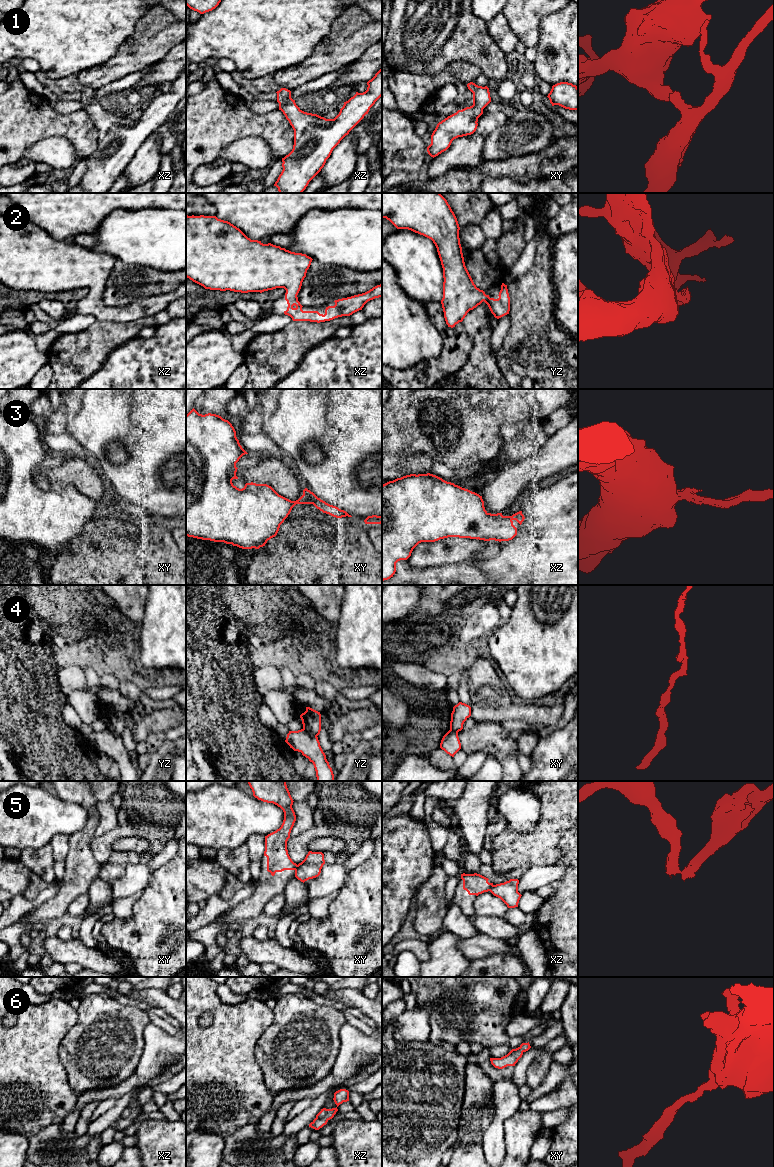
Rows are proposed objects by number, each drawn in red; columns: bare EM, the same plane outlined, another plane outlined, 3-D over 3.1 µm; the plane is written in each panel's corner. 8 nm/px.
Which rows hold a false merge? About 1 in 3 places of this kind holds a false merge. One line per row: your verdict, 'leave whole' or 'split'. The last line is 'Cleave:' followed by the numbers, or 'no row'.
1: leave whole
2: leave whole
3: leave whole
4: split
5: split
6: leave whole
Cleave: 4, 5

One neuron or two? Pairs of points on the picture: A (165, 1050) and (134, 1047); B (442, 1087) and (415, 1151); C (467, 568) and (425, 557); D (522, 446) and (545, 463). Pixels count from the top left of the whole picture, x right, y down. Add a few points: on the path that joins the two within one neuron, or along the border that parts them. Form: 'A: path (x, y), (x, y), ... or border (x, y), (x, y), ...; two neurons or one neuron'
A: border (147, 1025), (143, 1031), (143, 1052), (134, 1070); two neurons
B: path (426, 1103), (415, 1114), (415, 1135); one neuron
C: border (471, 557), (462, 561), (427, 568); two neurons
D: border (539, 444), (538, 448), (530, 455); two neurons

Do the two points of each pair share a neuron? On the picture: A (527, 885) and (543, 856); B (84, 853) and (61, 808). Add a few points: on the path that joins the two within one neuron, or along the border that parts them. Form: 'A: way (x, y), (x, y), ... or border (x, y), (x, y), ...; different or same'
A: border (558, 861), (552, 864), (533, 864), (531, 866); different
B: border (87, 812), (86, 824), (69, 836); different

